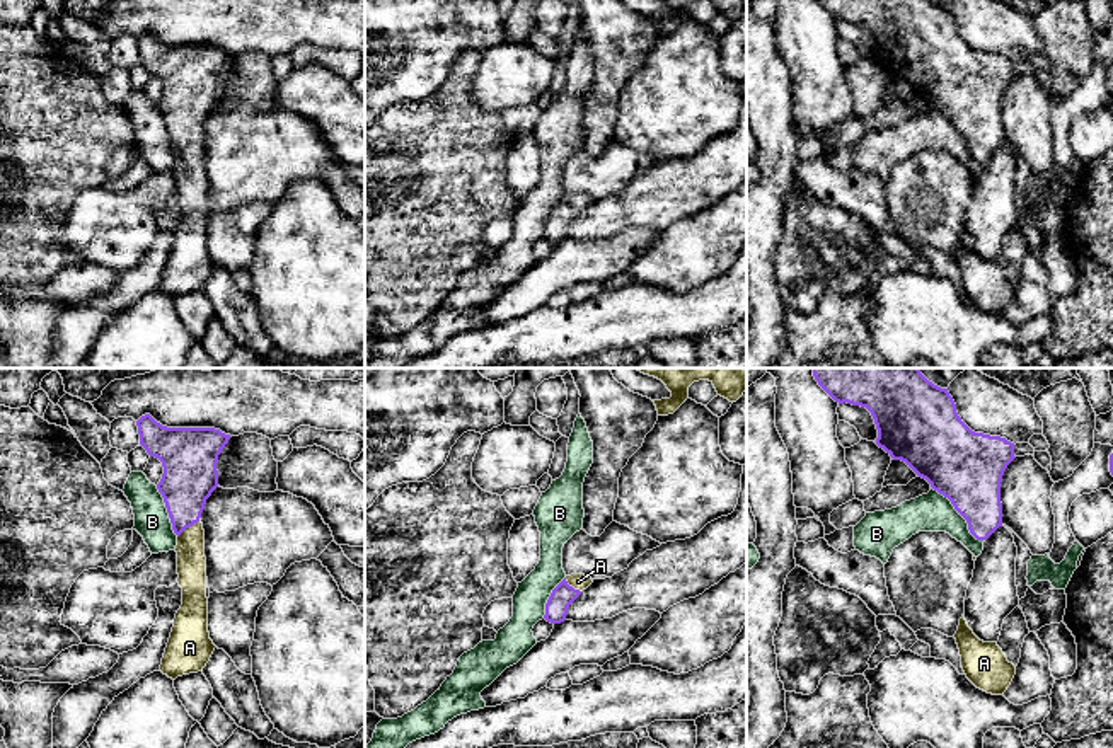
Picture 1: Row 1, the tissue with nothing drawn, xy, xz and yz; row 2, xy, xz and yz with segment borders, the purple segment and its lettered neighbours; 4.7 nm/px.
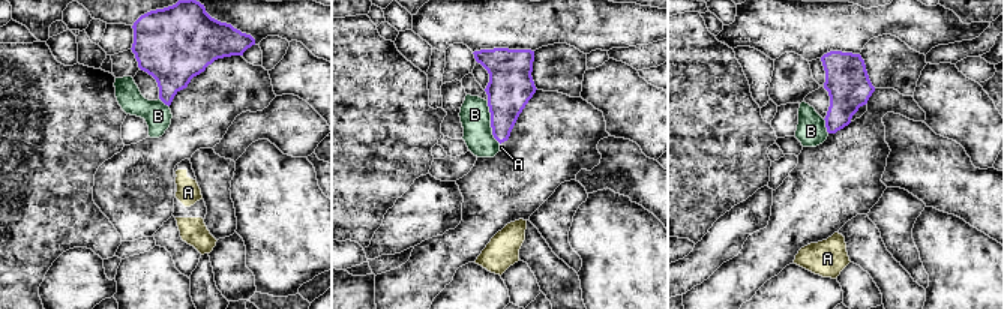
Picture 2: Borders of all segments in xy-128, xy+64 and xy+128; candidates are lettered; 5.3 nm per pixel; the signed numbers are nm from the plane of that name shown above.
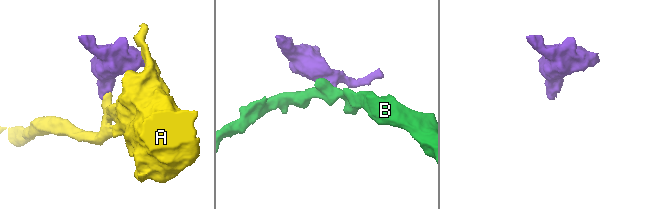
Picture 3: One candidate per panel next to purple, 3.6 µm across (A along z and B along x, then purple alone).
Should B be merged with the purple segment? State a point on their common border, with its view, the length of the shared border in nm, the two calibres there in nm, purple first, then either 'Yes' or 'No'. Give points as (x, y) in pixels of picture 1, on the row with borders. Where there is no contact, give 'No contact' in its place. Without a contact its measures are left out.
Touches purple at yz (960, 513). Shared border 360 nm. Thickness 340 nm (purple) against 180 nm. No

